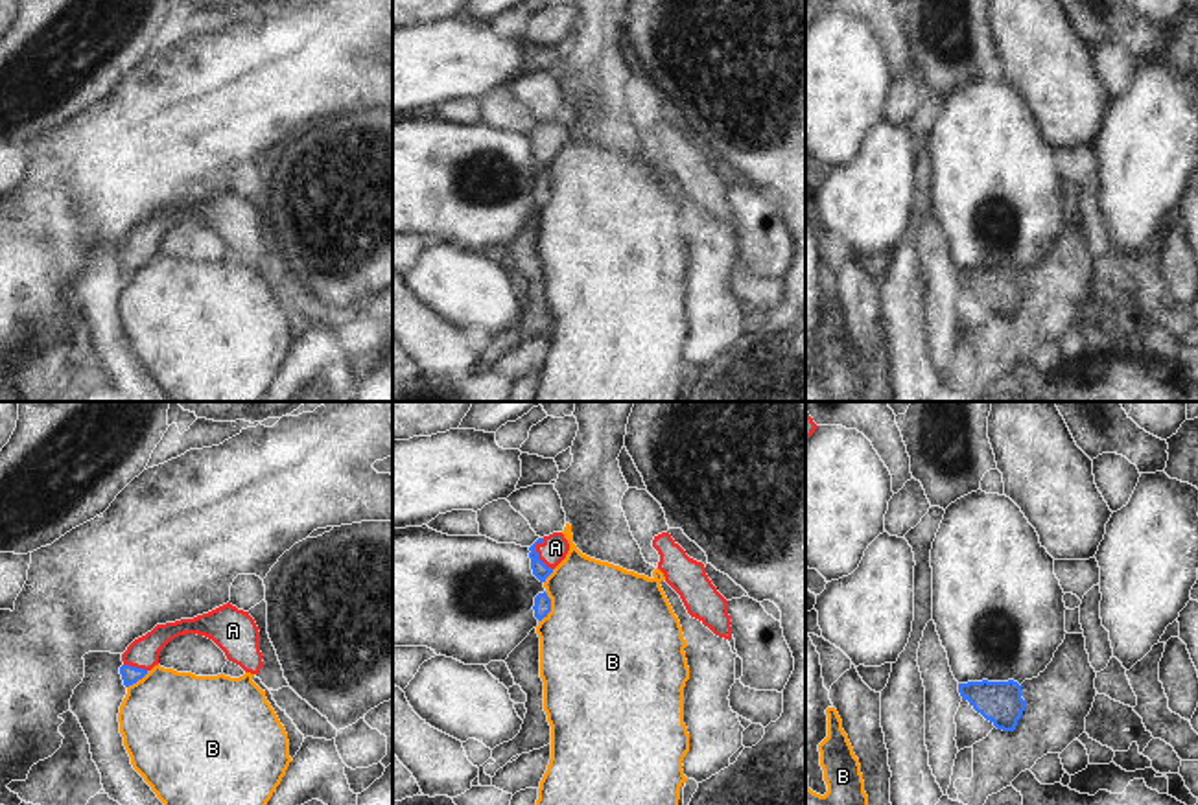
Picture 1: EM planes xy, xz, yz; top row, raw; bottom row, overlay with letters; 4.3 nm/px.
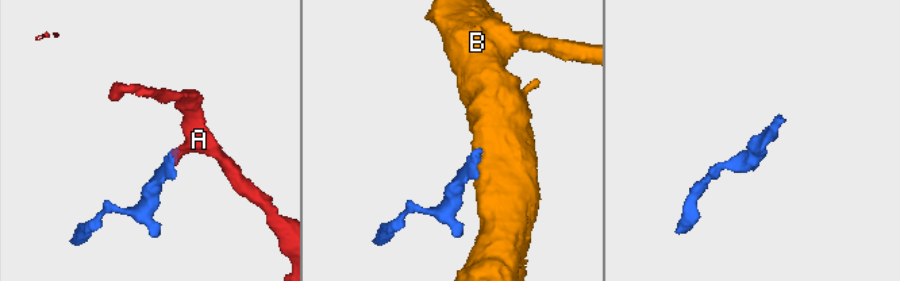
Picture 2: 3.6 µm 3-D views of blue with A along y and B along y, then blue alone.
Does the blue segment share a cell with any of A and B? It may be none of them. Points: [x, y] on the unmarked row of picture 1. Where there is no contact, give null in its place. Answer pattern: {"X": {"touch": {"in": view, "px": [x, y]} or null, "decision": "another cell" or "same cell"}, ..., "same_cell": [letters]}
{"A": {"touch": {"in": "xz", "px": [537, 142]}, "decision": "same cell"}, "B": {"touch": {"in": "xz", "px": [550, 194]}, "decision": "another cell"}, "same_cell": ["A"]}

